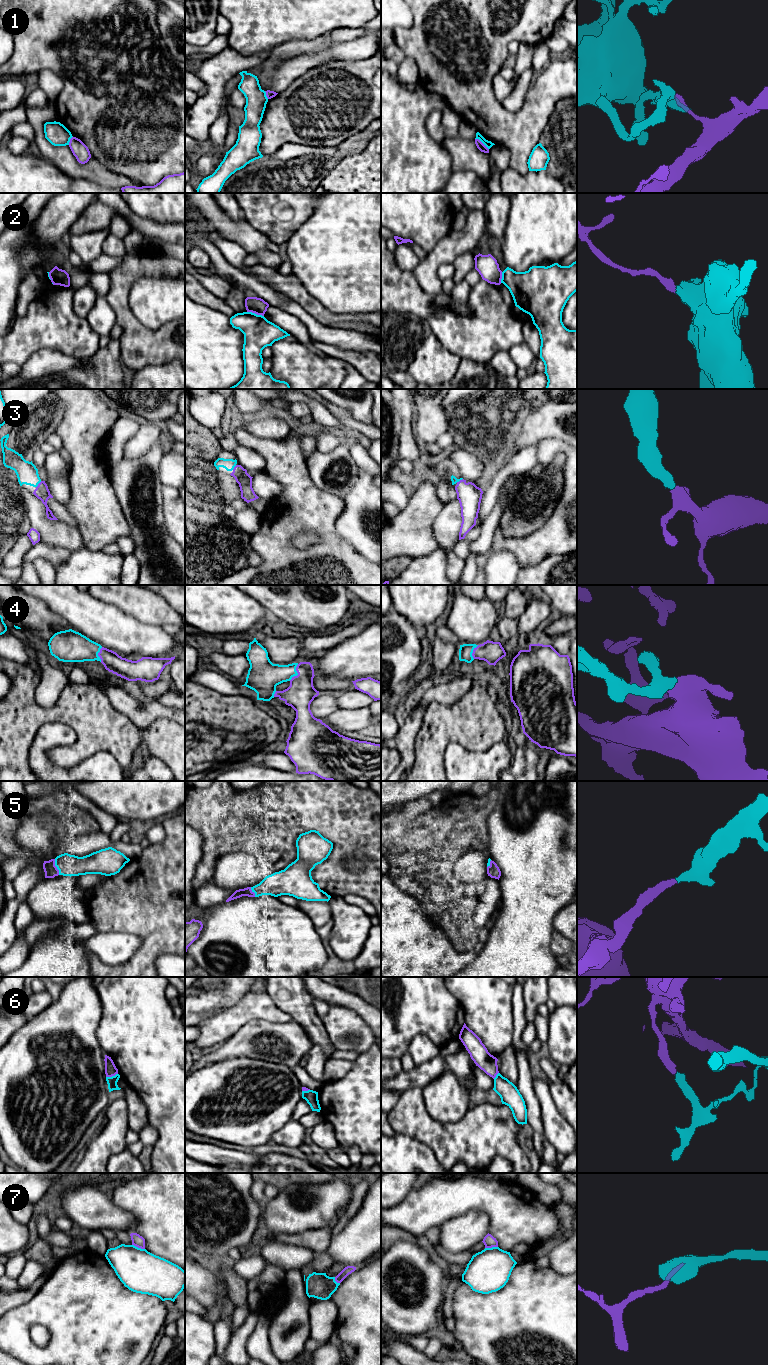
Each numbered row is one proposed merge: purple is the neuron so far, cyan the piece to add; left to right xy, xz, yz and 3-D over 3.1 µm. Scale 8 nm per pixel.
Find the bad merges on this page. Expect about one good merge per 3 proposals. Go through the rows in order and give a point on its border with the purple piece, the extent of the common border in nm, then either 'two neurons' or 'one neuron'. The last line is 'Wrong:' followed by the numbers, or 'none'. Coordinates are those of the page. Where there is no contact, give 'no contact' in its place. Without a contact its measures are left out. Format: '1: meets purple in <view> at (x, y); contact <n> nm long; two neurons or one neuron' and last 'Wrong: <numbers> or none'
1: meets purple in yz at (482, 143); contact 140 nm long; two neurons
2: meets purple in xz at (255, 313); contact 140 nm long; two neurons
3: meets purple in xy at (38, 484); contact 70 nm long; one neuron
4: meets purple in xz at (297, 672); contact 150 nm long; one neuron
5: meets purple in xy at (56, 867); contact 130 nm long; one neuron
6: meets purple in xy at (111, 1076); contact 100 nm long; two neurons
7: meets purple in xy at (138, 1247); contact 110 nm long; two neurons
Wrong: 1, 2, 6, 7

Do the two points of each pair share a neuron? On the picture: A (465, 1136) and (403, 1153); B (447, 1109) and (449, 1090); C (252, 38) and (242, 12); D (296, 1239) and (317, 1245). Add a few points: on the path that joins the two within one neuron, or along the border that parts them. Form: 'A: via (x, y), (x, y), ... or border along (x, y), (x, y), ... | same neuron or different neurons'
A: border along (407, 1135), (425, 1143), (439, 1162) | different neurons
B: via (447, 1104), (447, 1095) | same neuron
C: via (252, 32), (252, 22), (248, 18) | same neuron
D: via (301, 1239), (312, 1240) | same neuron

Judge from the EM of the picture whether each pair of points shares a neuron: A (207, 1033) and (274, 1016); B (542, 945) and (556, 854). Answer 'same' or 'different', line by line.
A: same
B: same

